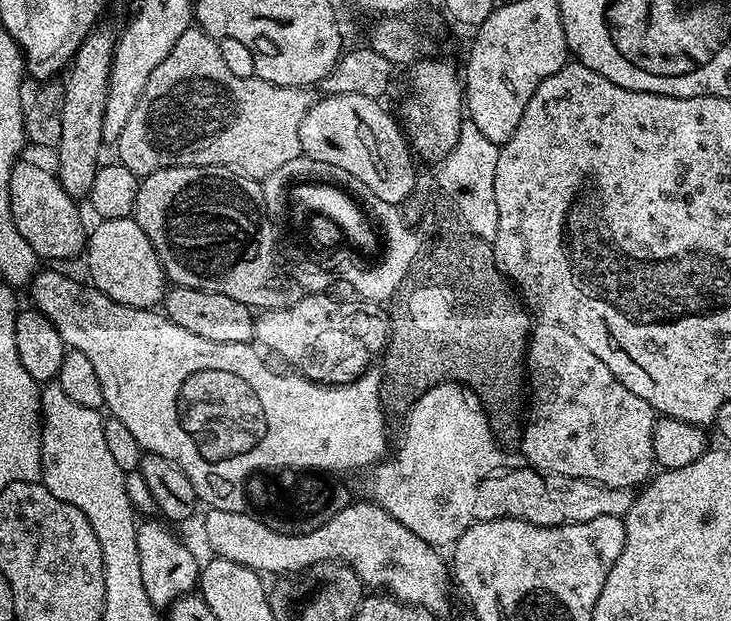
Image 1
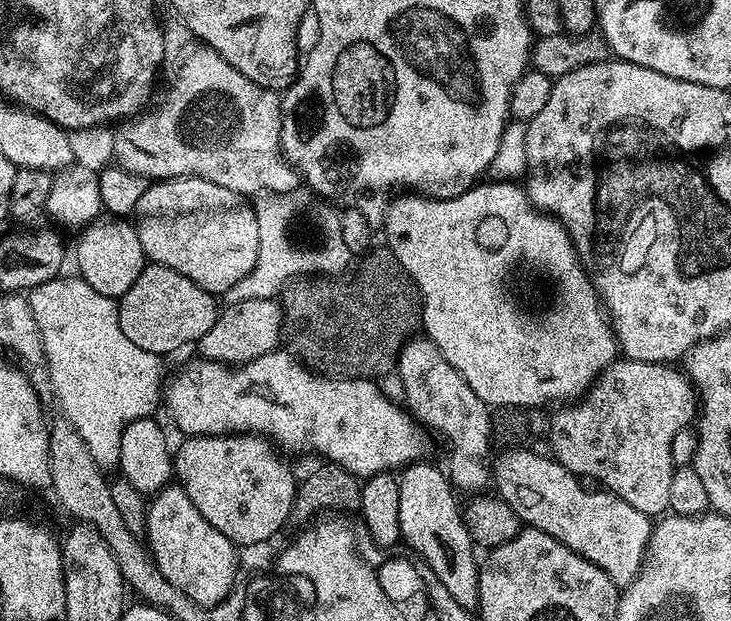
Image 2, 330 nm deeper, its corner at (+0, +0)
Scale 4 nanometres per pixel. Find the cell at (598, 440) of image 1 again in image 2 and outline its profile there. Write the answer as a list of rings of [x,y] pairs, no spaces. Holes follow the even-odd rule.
[[[617,358],[579,400],[556,410],[548,424],[548,444],[552,447],[551,455],[563,468],[585,481],[597,480],[601,489],[622,498],[622,502],[630,502],[634,510],[650,518],[663,517],[669,511],[670,478],[674,467],[670,442],[674,442],[674,434],[689,427],[698,414],[698,393],[679,367]]]

